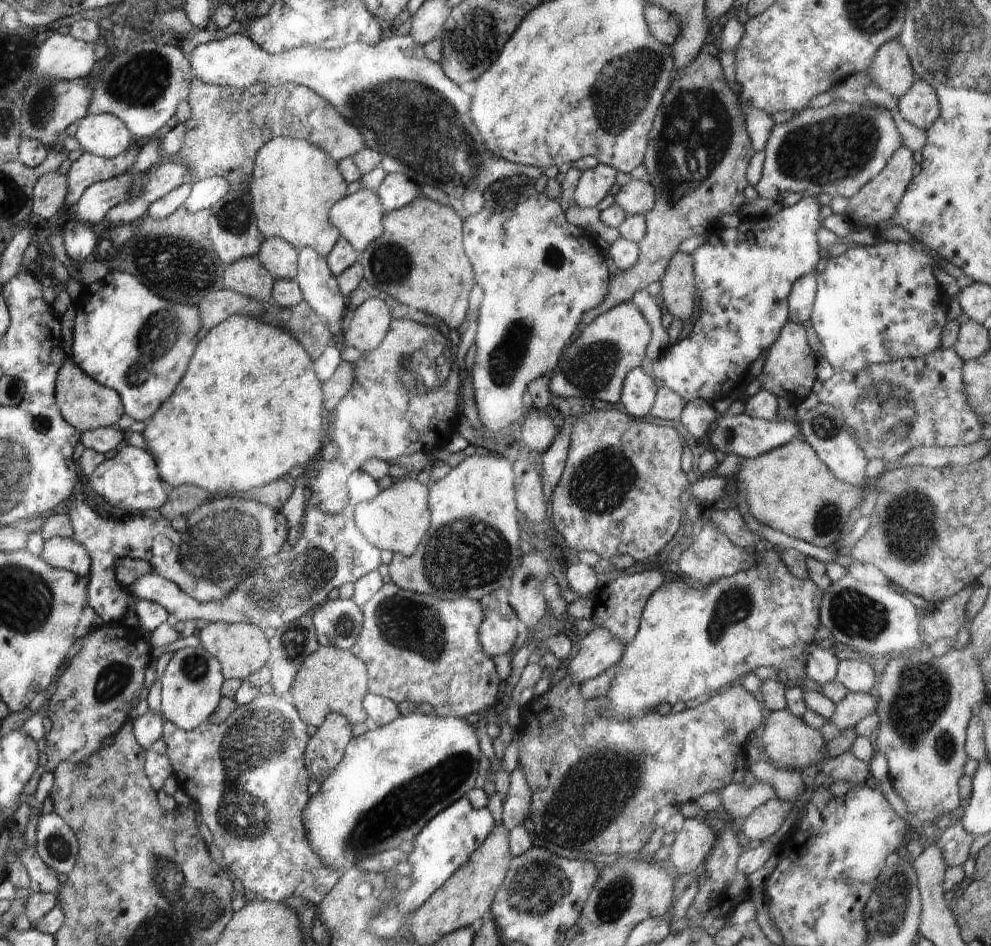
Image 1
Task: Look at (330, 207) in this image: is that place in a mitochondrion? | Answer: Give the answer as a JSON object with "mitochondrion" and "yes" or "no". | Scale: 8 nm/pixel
{"mitochondrion":"no"}

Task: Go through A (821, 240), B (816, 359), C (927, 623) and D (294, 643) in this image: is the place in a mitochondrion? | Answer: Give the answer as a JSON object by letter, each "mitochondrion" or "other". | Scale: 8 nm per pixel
{"A":"other","B":"other","C":"other","D":"mitochondrion"}

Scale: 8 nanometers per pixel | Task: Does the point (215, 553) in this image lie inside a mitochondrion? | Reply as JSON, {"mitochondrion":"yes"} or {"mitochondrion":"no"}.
{"mitochondrion":"yes"}

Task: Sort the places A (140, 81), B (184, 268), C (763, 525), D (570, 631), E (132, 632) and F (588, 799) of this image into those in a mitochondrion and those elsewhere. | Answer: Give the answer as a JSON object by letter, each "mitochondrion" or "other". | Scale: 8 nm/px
{"A":"mitochondrion","B":"mitochondrion","C":"other","D":"other","E":"other","F":"mitochondrion"}

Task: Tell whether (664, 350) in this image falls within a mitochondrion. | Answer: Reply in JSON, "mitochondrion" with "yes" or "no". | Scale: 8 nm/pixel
{"mitochondrion":"no"}

